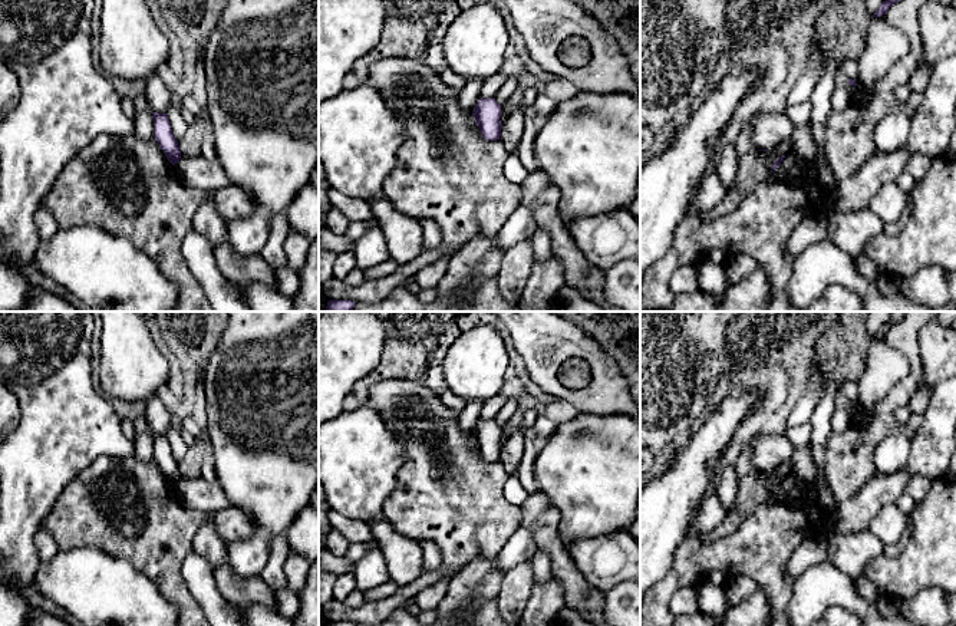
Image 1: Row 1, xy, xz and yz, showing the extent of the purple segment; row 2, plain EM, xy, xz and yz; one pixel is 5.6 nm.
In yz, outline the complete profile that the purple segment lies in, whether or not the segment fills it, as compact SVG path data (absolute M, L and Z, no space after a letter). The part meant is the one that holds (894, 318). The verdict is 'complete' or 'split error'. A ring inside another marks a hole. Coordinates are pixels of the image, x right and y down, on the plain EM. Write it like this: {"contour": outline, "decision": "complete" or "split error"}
{"contour": "M891 312L889 320L880 326L873 339L880 339L887 335L887 332L894 327L899 322L904 319L907 312Z", "decision": "complete"}

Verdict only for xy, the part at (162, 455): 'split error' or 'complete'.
complete

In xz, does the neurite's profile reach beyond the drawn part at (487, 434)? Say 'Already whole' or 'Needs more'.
Already whole

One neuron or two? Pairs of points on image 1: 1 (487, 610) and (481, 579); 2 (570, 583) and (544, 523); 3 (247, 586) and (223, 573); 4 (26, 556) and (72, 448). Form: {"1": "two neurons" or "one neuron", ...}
{"1": "two neurons", "2": "one neuron", "3": "one neuron", "4": "one neuron"}

